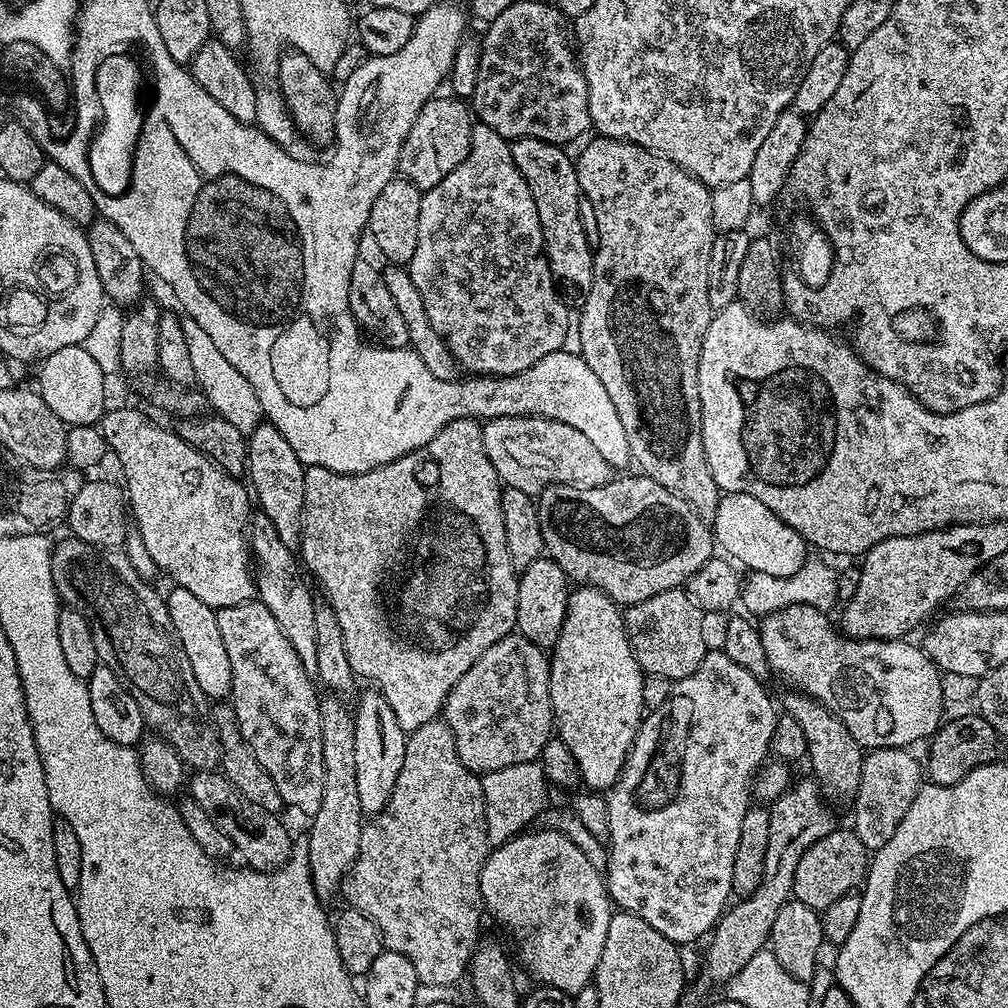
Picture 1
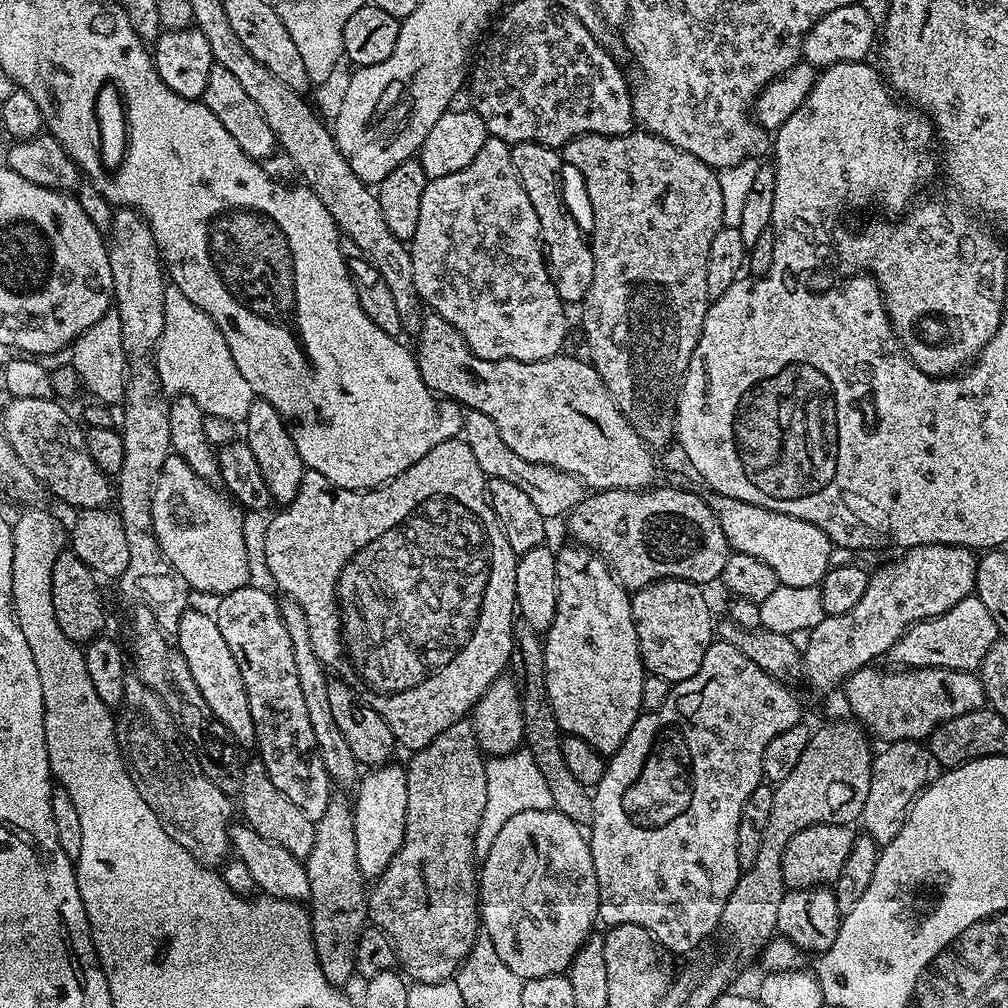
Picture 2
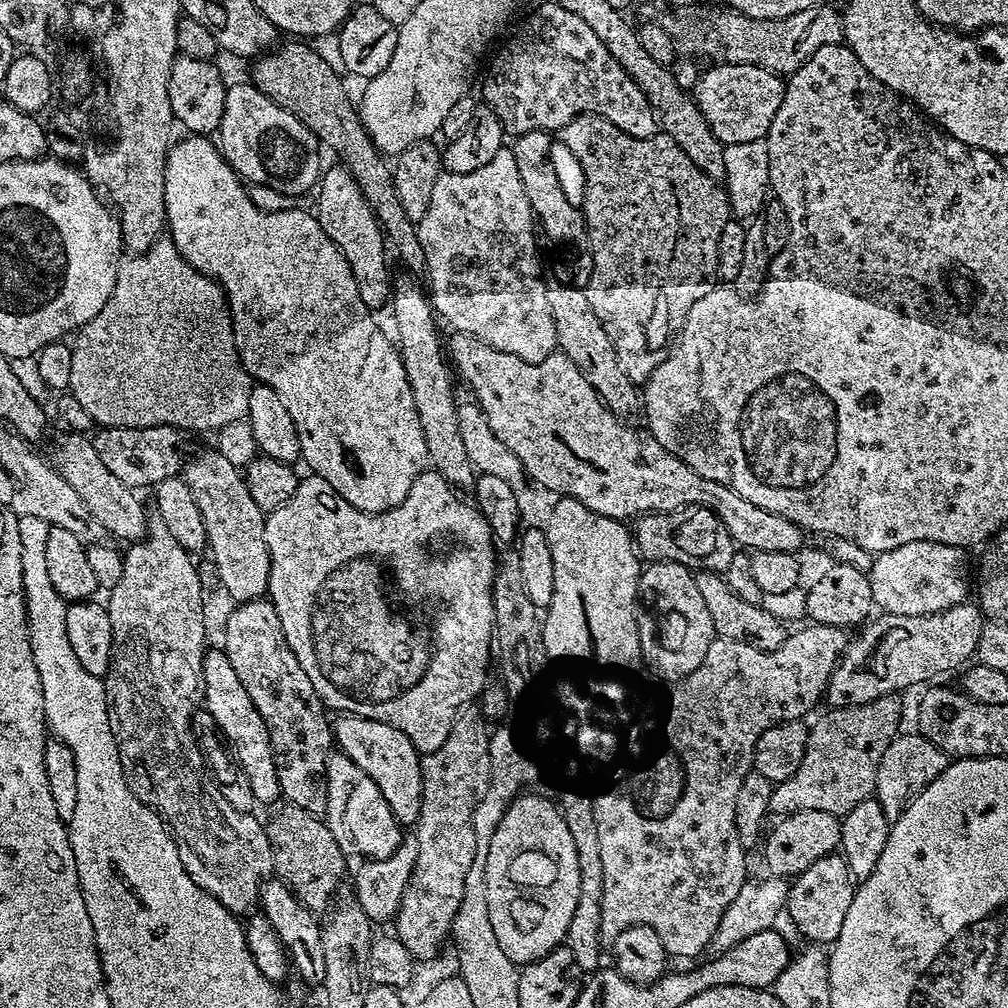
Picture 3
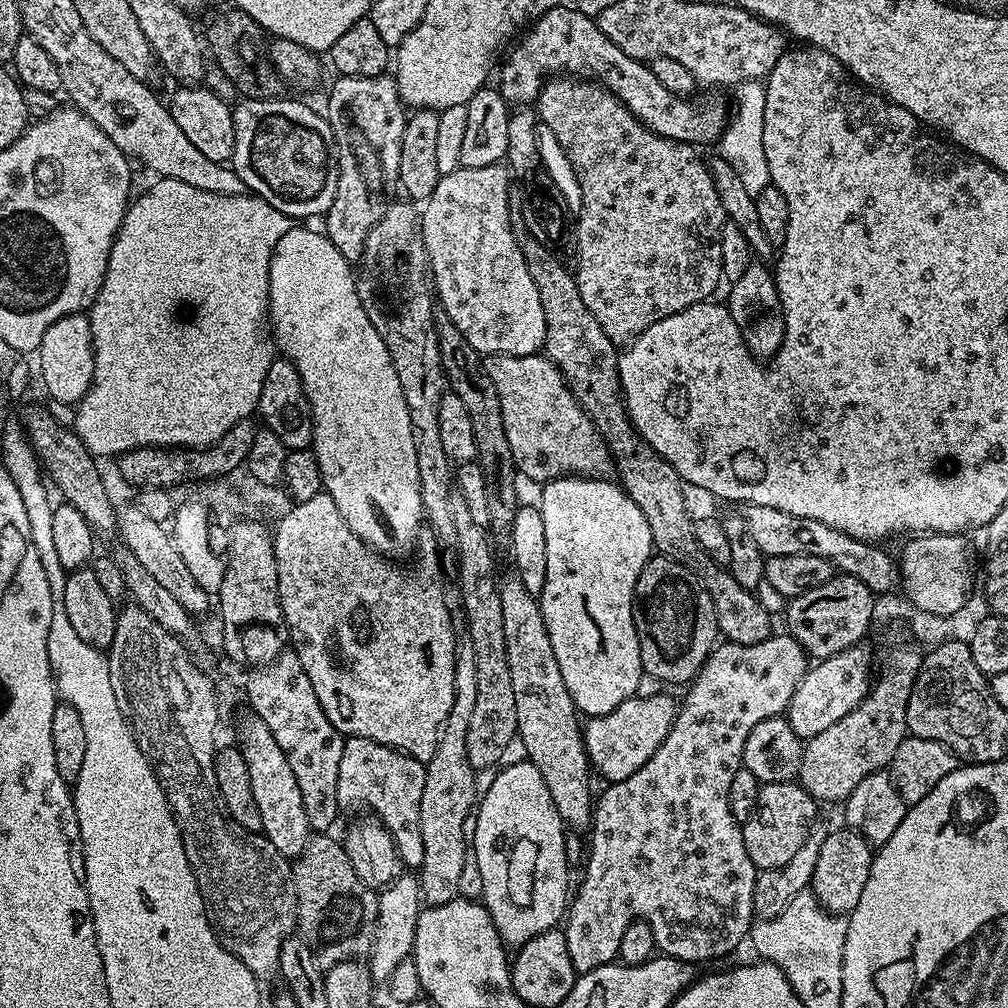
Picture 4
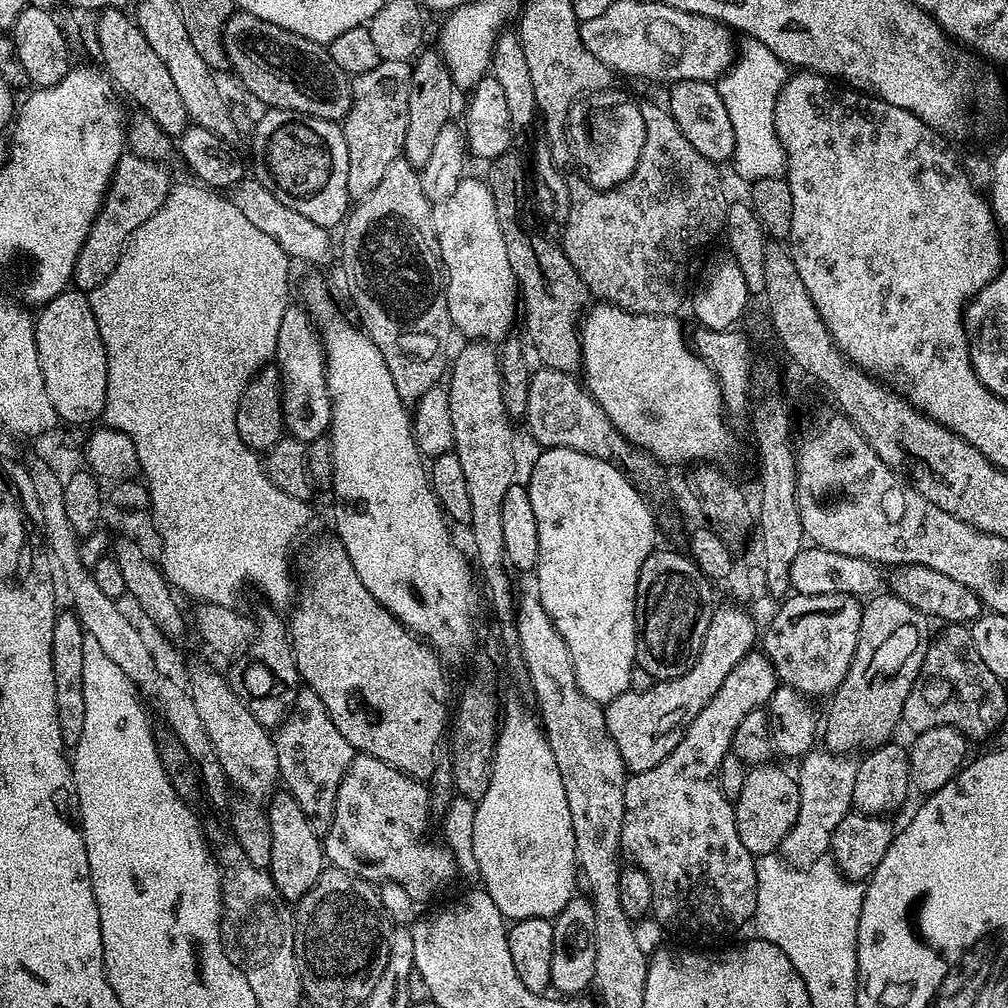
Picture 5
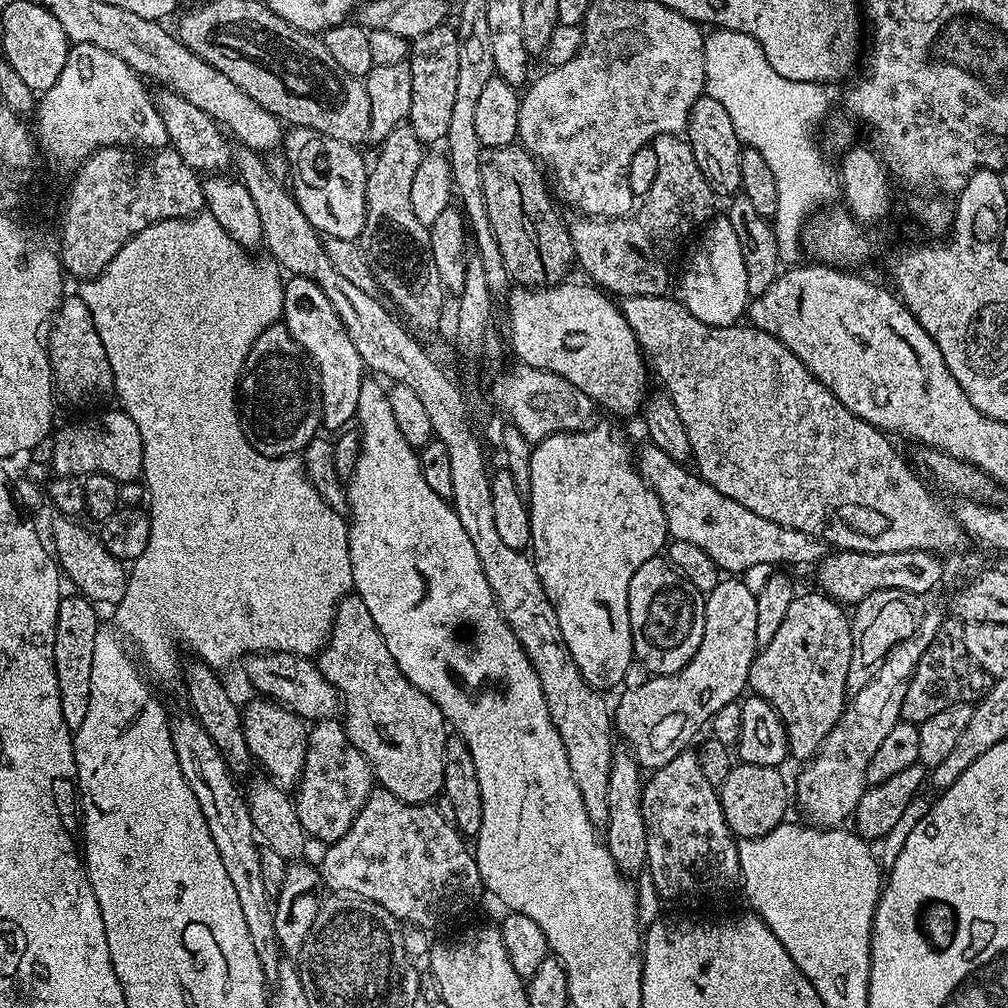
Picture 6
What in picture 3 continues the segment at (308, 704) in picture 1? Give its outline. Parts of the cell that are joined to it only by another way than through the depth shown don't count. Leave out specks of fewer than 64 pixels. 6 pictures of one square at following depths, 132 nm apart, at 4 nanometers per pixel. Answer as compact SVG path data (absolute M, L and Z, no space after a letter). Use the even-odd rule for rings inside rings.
M246 600L235 607L224 620L222 647L246 694L250 694L250 702L258 706L266 730L270 730L280 795L291 807L323 817L326 810L324 767L334 746L329 717L324 717L325 705L314 690L314 682L306 678L306 670L298 666L294 650L290 650L286 634L282 634L282 622L278 622L278 610L274 610L272 601Z

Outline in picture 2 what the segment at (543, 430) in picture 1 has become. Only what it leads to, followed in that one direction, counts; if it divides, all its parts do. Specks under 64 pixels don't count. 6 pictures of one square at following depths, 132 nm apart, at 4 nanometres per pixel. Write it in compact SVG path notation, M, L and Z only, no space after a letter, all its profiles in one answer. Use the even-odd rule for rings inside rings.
M465 411L462 439L470 446L470 451L474 453L478 466L482 466L485 477L506 478L506 482L514 482L514 486L519 486L533 500L534 506L538 506L538 514L542 514L545 518L560 515L563 517L585 498L586 489L578 478L557 468L526 462L526 458L518 458L518 454L514 454L514 450L510 450L510 446L502 442L502 434L498 426L494 426L494 422L486 418L486 414Z

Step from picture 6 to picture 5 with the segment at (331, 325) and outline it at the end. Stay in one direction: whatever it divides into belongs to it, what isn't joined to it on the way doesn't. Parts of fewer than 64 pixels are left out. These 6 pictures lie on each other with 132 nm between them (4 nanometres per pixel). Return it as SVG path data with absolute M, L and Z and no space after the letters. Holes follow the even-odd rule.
M289 303L286 314L282 314L274 364L280 369L287 435L309 445L312 440L323 437L331 429L332 399L328 393L328 365L324 363L324 344L320 341L320 333L308 309L299 303Z

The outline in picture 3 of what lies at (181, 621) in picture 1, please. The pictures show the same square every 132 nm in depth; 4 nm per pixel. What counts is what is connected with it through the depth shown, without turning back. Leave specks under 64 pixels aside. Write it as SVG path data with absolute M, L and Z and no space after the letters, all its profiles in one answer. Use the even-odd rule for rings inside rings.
M209 647L204 653L202 662L202 704L212 715L214 722L220 727L231 753L236 758L236 765L246 774L250 782L250 790L254 790L257 805L275 805L281 799L278 772L274 766L274 754L270 742L270 730L266 730L266 722L262 722L262 714L258 714L258 706L250 702L250 694L246 694L241 680L230 666L230 658L223 647ZM275 800L277 800L275 802Z

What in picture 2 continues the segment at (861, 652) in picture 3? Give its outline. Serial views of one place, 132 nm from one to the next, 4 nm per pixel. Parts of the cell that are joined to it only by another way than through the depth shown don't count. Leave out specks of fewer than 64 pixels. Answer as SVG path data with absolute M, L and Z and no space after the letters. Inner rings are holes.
M973 594L962 598L958 606L950 606L950 610L907 628L888 651L886 660L897 669L949 668L959 672L976 672L999 639L1000 631L990 610L986 610L986 602Z

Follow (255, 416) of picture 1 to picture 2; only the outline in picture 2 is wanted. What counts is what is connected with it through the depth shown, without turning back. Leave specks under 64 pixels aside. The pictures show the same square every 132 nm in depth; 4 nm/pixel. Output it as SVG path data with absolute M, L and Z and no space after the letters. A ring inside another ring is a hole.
M165 287L164 305L166 322L154 353L161 389L172 398L189 396L205 416L242 422L254 399L252 387L246 378L242 378L242 370L234 366L234 354L230 354L230 346L226 346L222 330L218 330L216 323L198 310L182 290Z

